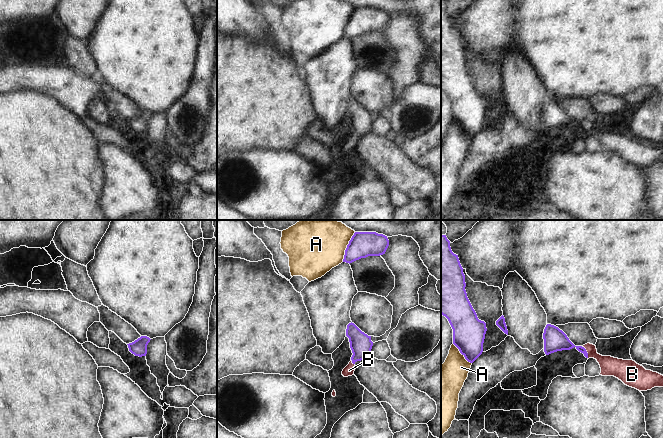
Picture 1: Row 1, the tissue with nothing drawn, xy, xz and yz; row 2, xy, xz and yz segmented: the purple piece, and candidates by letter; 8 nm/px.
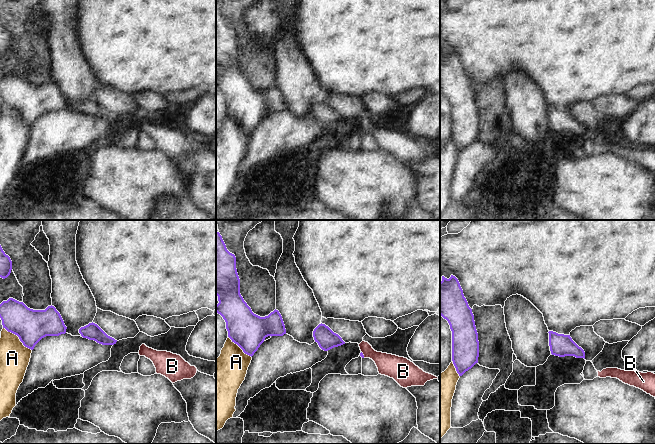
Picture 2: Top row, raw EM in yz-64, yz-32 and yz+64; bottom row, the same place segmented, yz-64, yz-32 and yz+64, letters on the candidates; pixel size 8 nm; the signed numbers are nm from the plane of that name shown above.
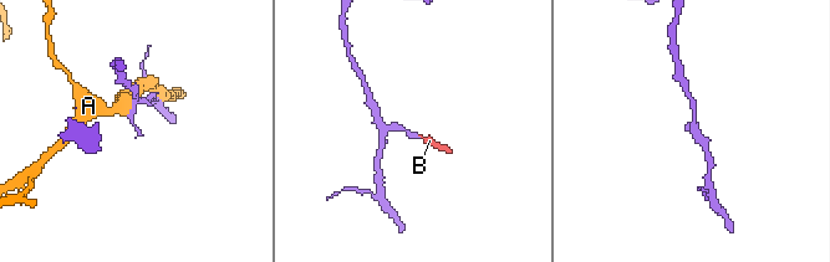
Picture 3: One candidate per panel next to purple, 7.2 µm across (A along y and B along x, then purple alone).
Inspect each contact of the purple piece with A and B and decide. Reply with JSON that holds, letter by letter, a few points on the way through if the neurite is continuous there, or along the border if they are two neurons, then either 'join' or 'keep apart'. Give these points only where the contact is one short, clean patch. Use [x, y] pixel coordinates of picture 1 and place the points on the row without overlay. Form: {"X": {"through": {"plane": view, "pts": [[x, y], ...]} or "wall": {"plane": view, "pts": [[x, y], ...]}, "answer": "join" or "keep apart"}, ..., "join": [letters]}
{"A": {"answer": "keep apart"}, "B": {"through": {"plane": "yz", "pts": [[557, 116], [586, 127], [610, 142]]}, "answer": "join"}, "join": ["B"]}

